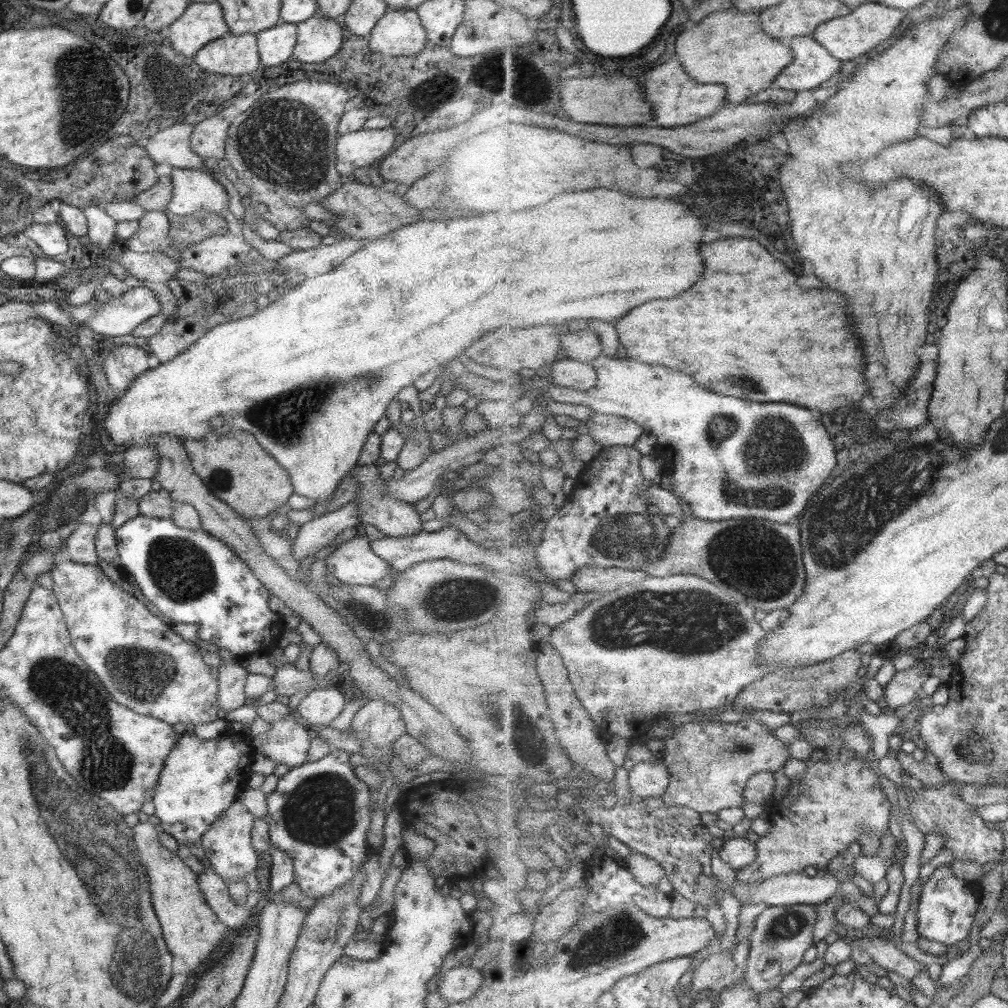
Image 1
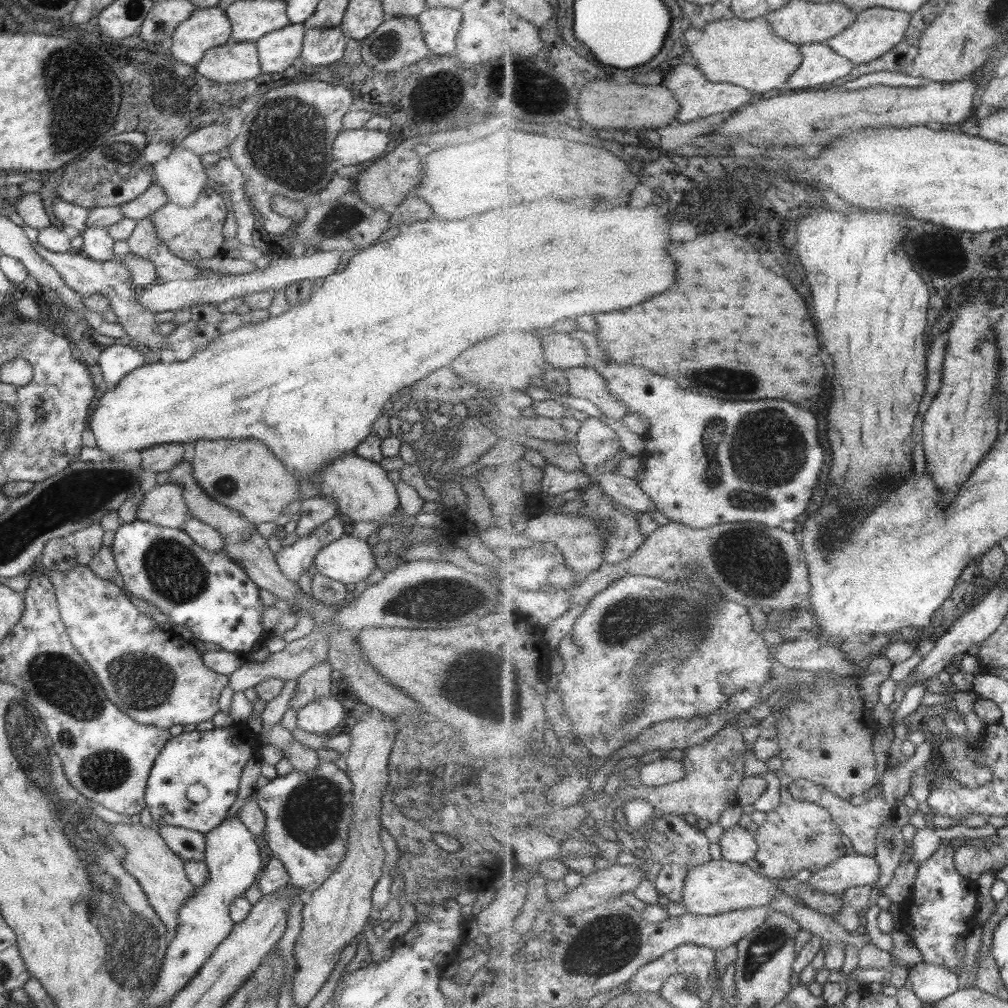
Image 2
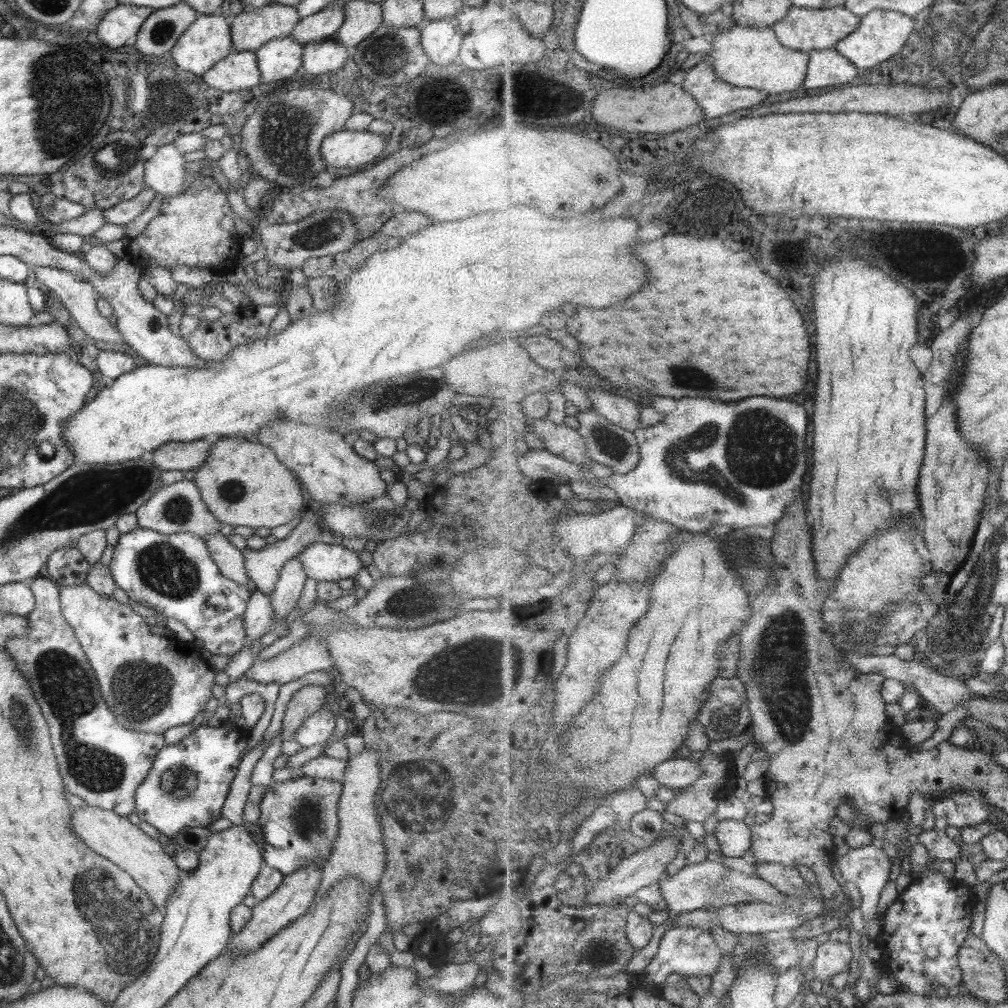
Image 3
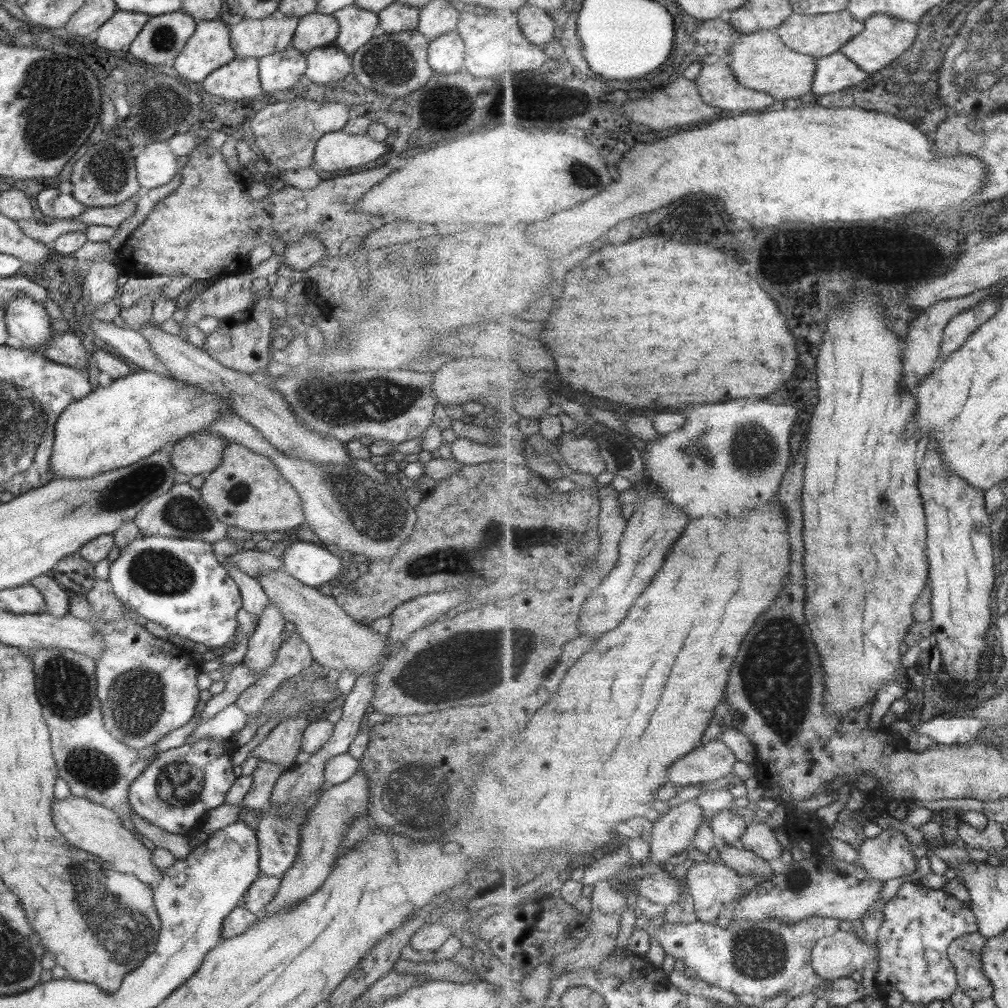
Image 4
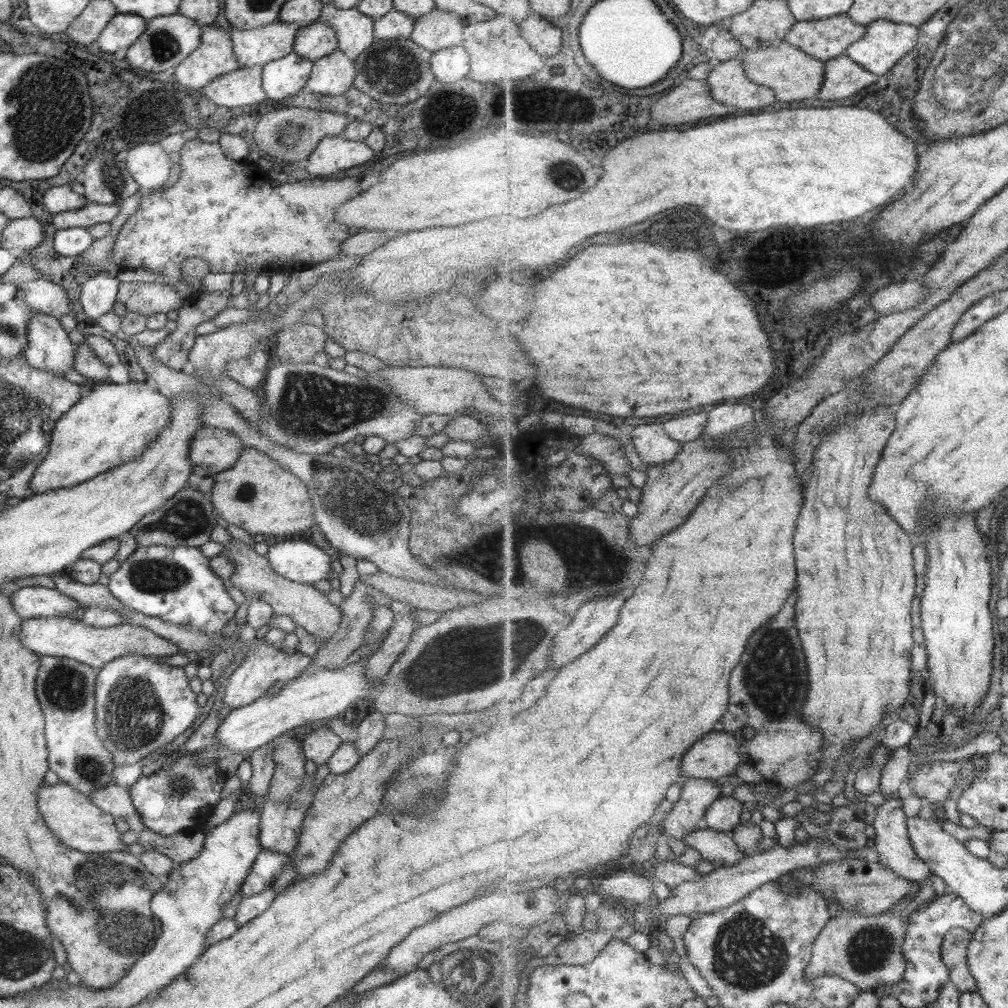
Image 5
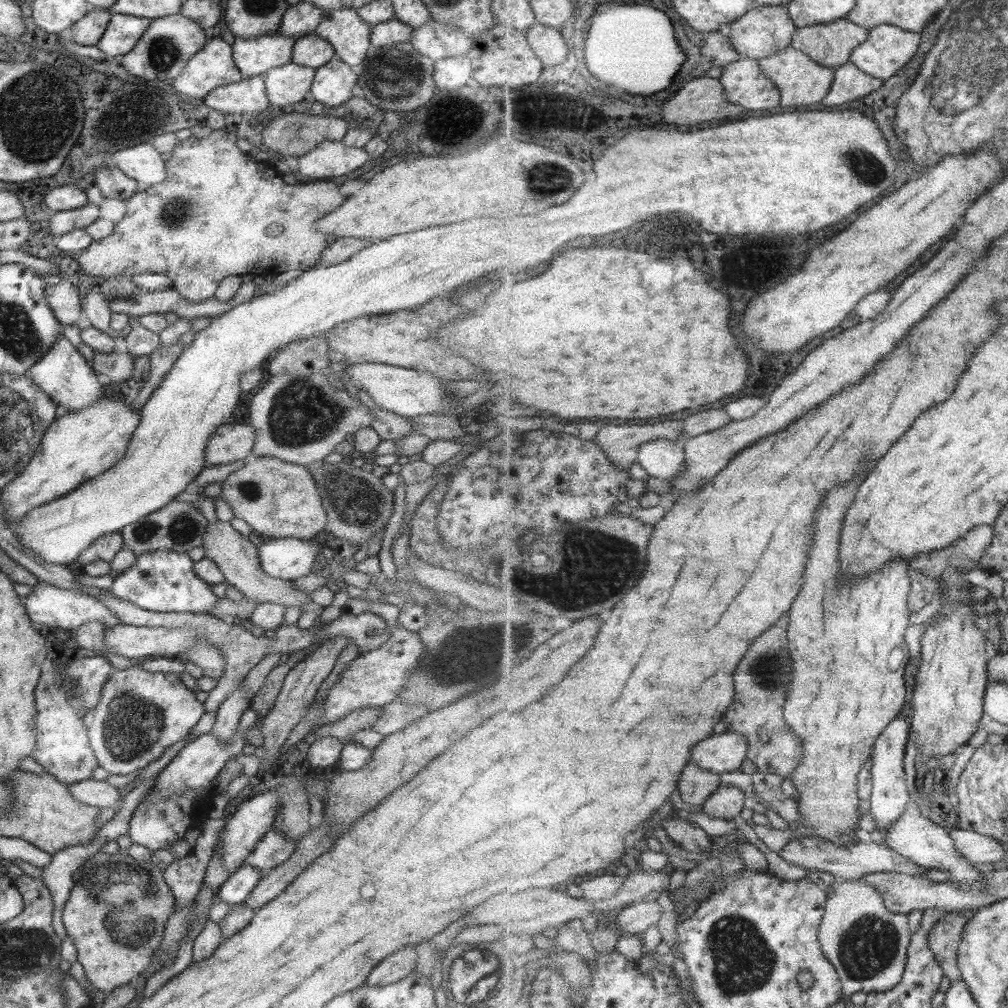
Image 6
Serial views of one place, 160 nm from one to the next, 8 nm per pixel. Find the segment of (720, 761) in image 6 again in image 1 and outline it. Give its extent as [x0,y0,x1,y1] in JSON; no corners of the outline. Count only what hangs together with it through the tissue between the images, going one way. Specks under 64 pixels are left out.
[629,760,670,797]

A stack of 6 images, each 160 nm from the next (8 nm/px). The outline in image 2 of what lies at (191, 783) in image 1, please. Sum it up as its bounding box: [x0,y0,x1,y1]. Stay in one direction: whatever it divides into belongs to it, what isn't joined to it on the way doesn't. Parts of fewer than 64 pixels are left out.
[143,722,259,835]

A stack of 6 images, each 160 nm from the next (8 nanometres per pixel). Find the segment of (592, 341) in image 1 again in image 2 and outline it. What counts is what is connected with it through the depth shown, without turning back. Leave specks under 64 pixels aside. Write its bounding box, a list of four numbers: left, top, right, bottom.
[543,334,593,371]

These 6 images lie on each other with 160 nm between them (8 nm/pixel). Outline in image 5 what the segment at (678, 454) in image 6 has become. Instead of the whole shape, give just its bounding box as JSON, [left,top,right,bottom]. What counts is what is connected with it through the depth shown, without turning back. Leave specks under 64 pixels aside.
[630,423,683,465]

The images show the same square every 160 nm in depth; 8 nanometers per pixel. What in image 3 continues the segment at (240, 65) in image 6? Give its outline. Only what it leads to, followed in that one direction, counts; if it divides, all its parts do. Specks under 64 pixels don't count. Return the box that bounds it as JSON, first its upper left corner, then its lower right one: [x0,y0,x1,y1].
[230,4,300,52]

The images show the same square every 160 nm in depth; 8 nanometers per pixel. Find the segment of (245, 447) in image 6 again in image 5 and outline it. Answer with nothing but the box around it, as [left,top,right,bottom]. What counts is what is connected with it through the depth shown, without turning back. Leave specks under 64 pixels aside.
[190,427,243,477]

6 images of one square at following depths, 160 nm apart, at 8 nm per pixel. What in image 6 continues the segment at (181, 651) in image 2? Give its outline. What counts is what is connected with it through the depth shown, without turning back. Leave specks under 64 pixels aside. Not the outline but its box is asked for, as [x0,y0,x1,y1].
[87,665,204,776]

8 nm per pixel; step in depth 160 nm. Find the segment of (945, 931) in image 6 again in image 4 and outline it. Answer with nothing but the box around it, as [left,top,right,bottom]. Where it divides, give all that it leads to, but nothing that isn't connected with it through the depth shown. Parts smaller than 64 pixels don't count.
[948,931,995,1002]

